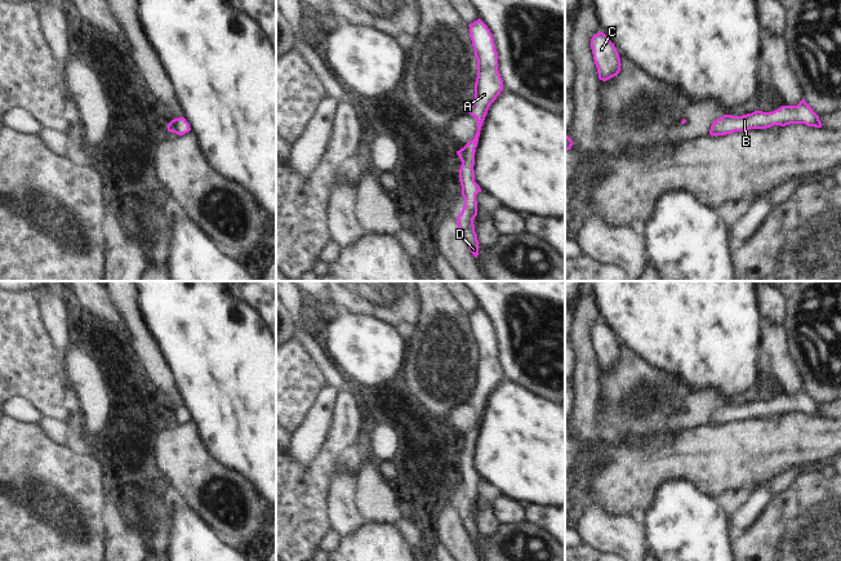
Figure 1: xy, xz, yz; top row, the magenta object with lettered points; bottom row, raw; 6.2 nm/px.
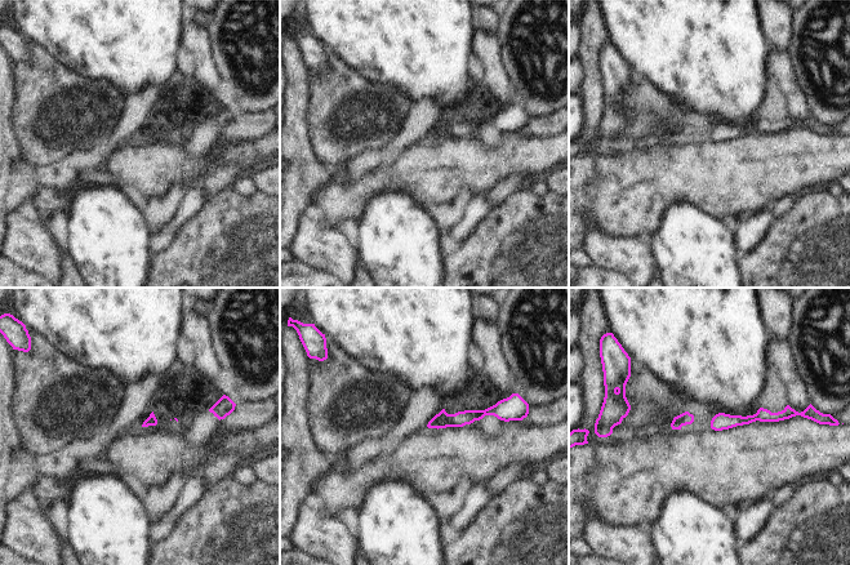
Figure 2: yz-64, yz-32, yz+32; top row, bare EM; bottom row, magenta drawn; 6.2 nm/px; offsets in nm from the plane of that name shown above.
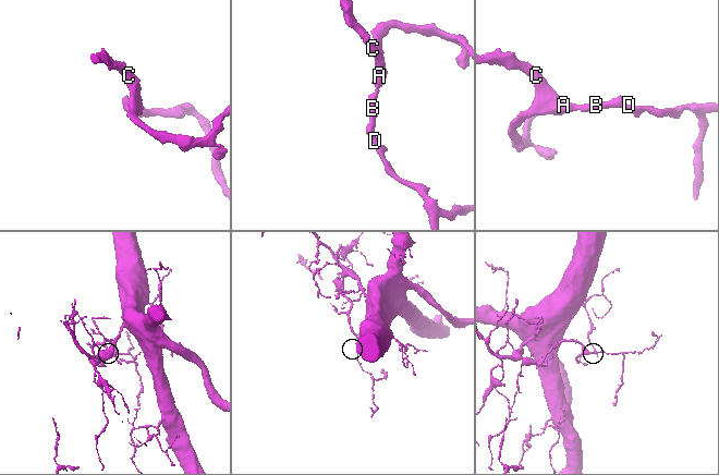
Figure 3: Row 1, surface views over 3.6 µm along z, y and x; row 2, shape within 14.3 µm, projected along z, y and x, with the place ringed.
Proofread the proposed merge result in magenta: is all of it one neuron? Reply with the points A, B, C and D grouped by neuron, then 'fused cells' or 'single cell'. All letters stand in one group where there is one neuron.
groups A B C D; single cell

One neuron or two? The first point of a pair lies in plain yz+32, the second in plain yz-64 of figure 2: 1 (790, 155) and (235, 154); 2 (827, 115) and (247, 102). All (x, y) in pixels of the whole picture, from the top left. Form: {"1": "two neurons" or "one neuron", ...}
{"1": "one neuron", "2": "one neuron"}

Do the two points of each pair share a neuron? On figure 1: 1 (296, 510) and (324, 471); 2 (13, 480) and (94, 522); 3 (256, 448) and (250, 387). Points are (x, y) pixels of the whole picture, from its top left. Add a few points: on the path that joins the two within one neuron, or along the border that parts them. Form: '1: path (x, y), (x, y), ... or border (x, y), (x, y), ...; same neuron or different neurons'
1: path (296, 501), (315, 480); same neuron
2: path (34, 501), (56, 522), (74, 522); same neuron
3: path (256, 432), (256, 405), (253, 403); same neuron

